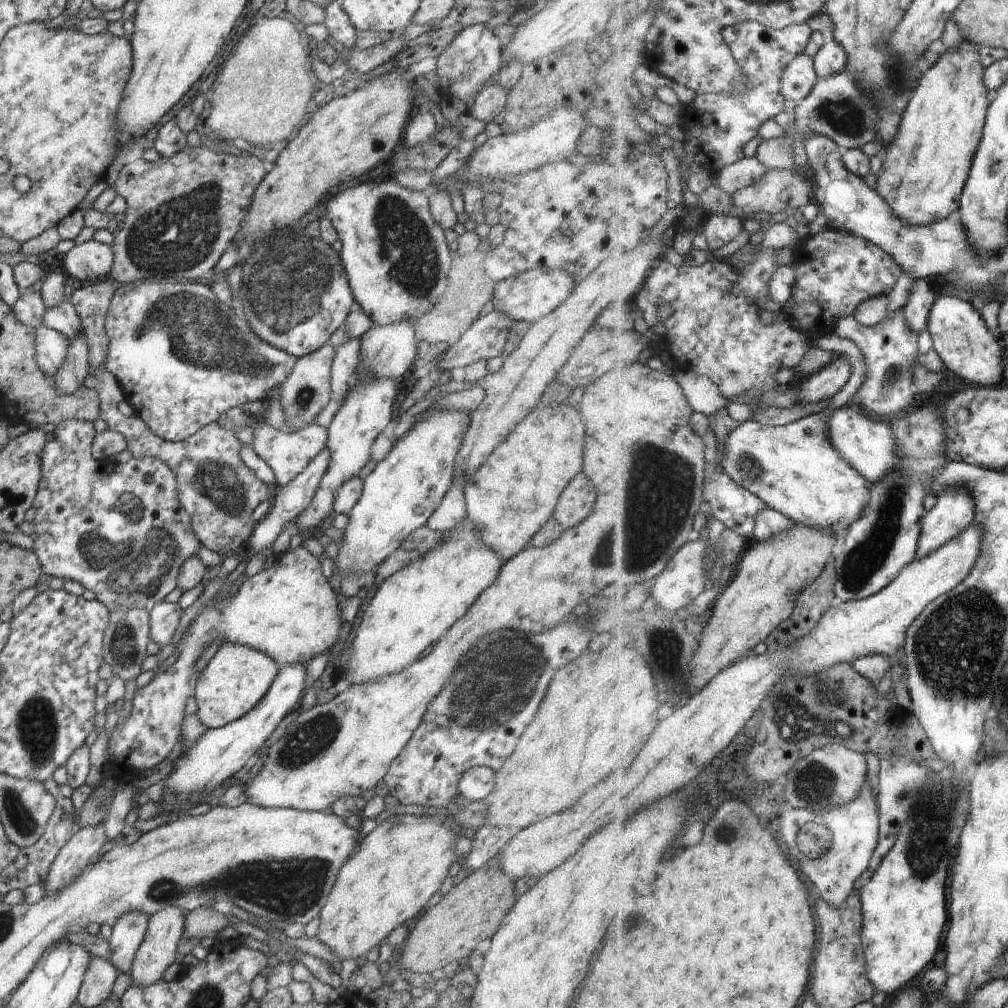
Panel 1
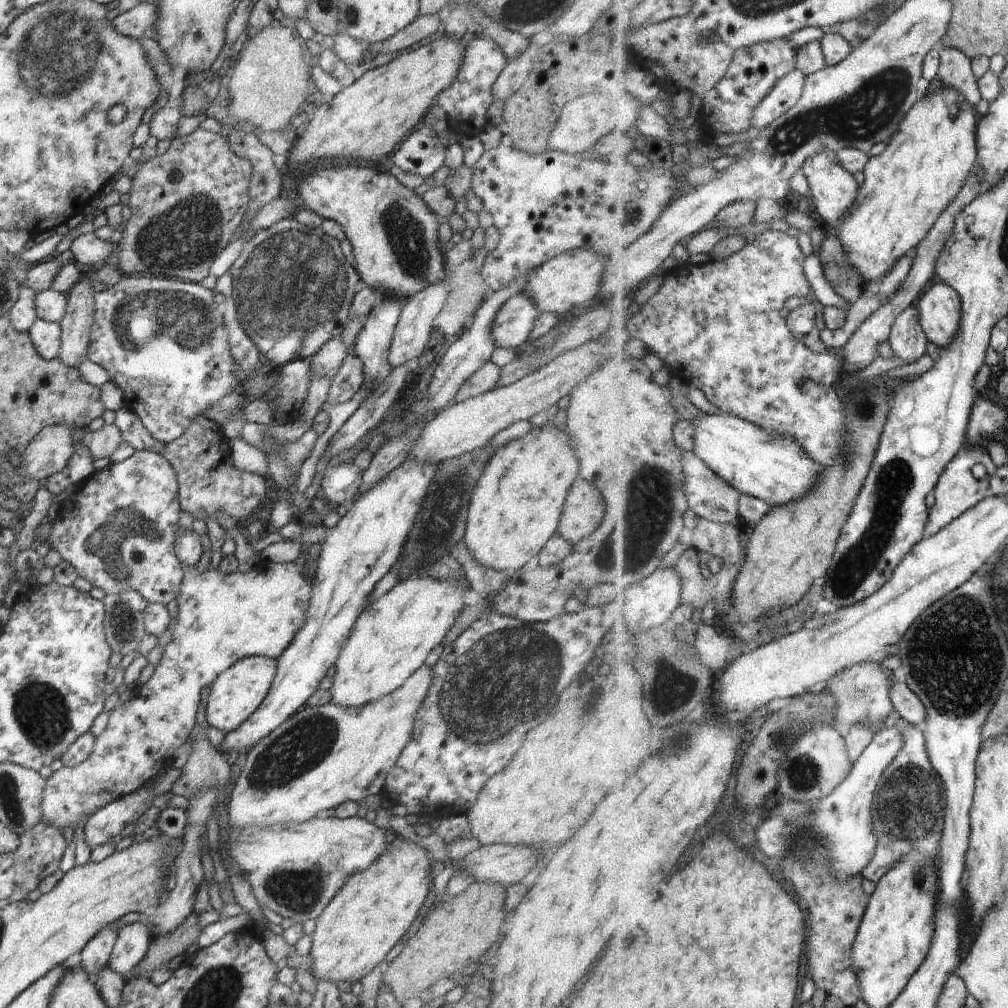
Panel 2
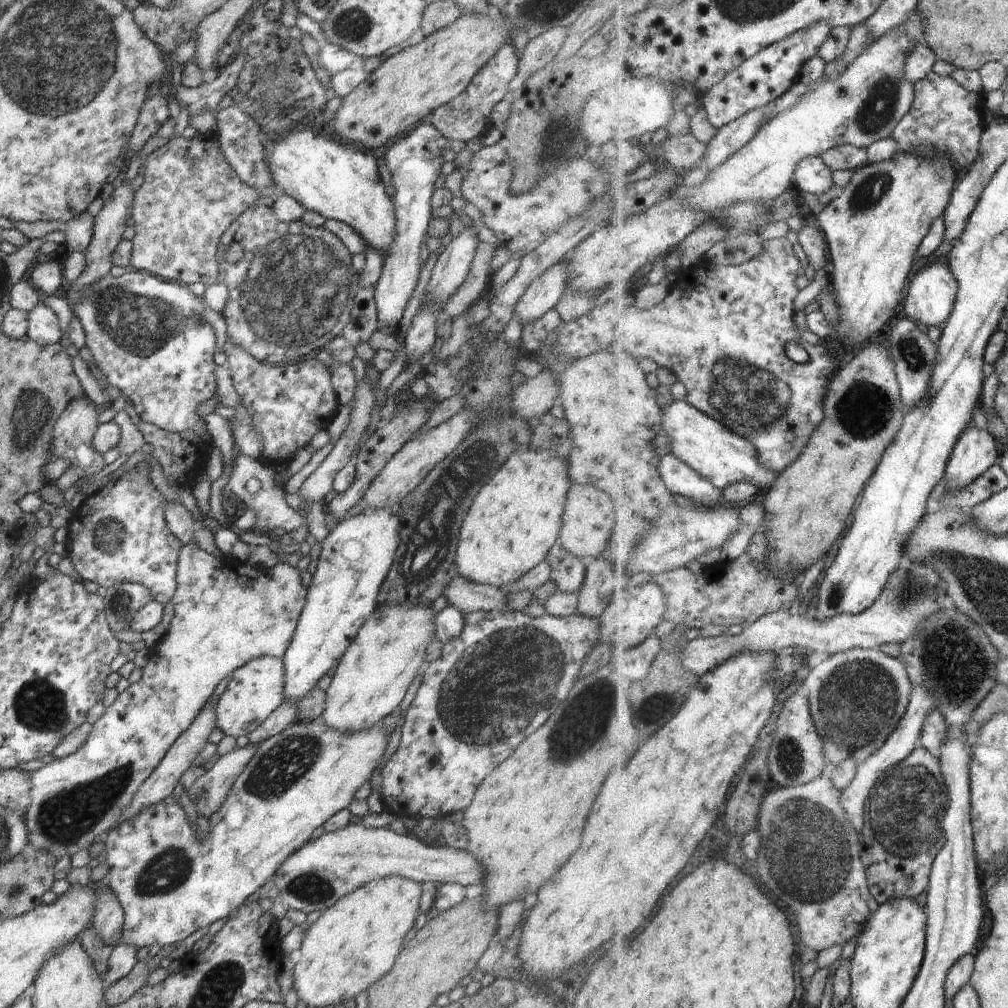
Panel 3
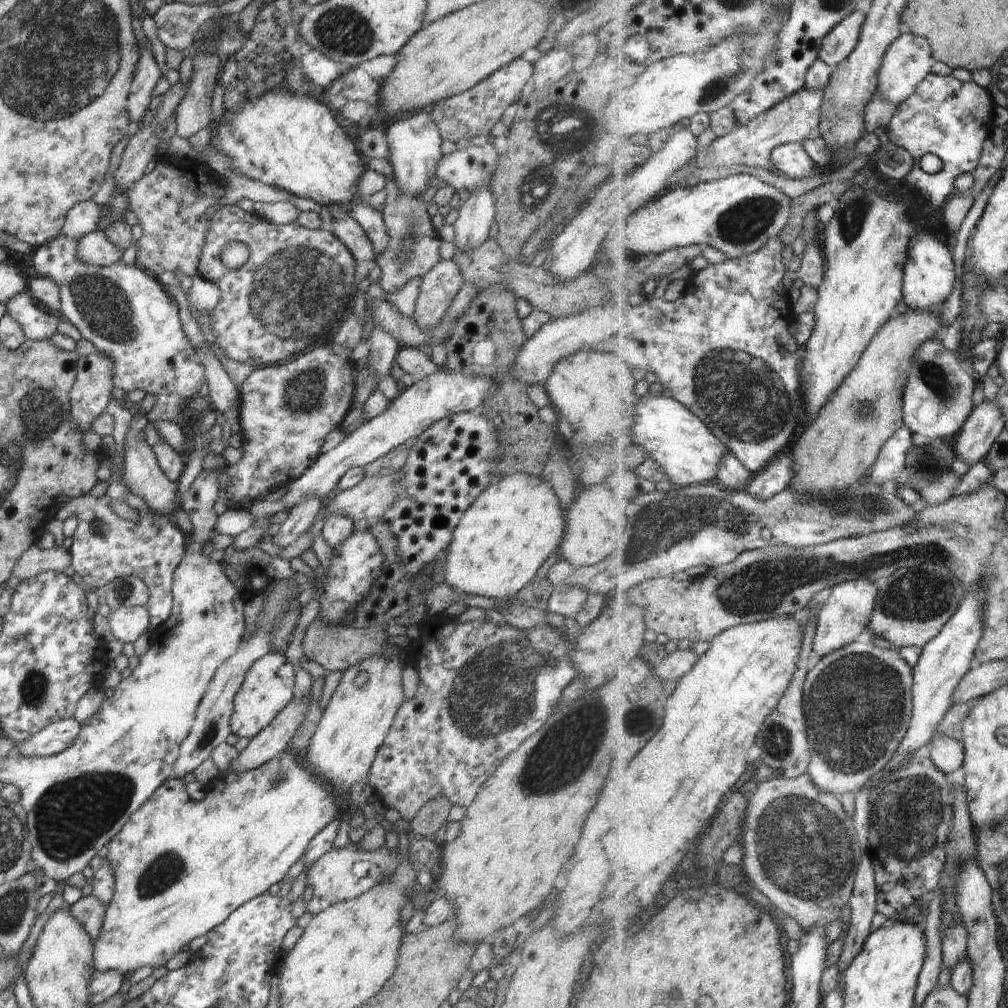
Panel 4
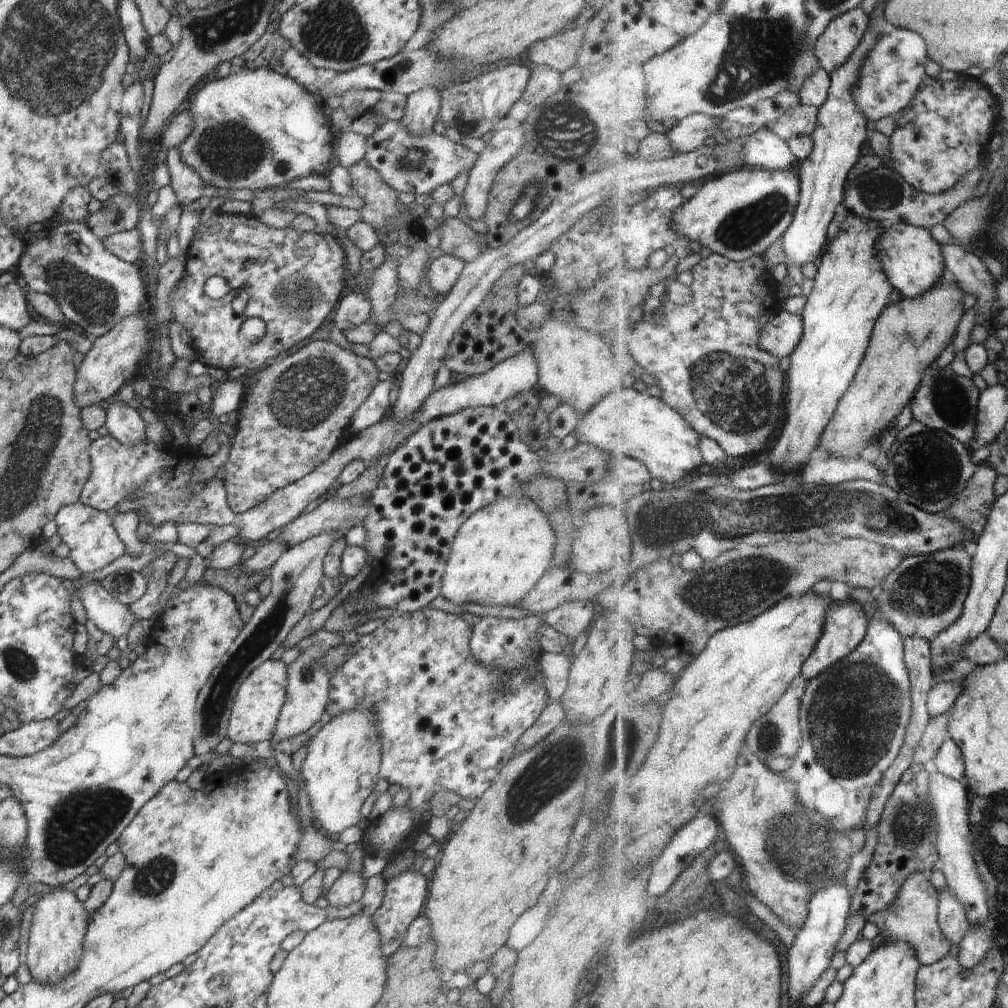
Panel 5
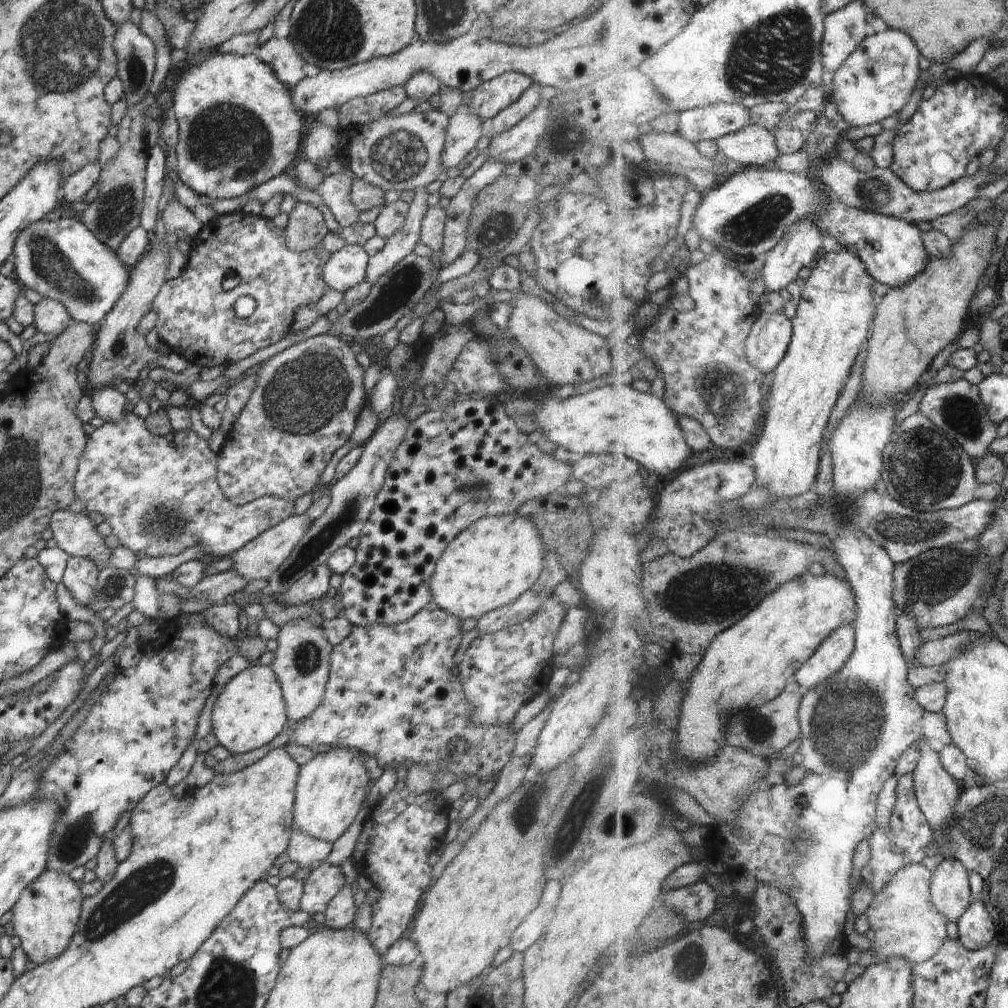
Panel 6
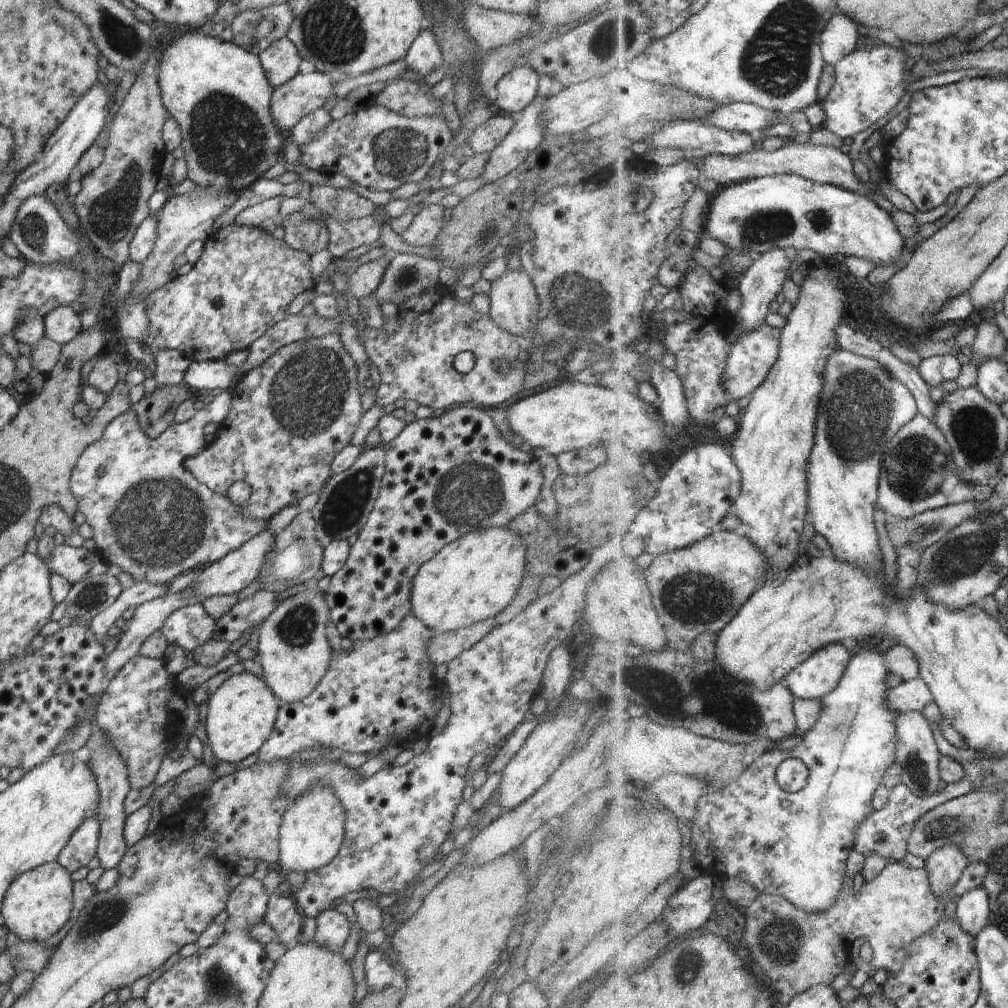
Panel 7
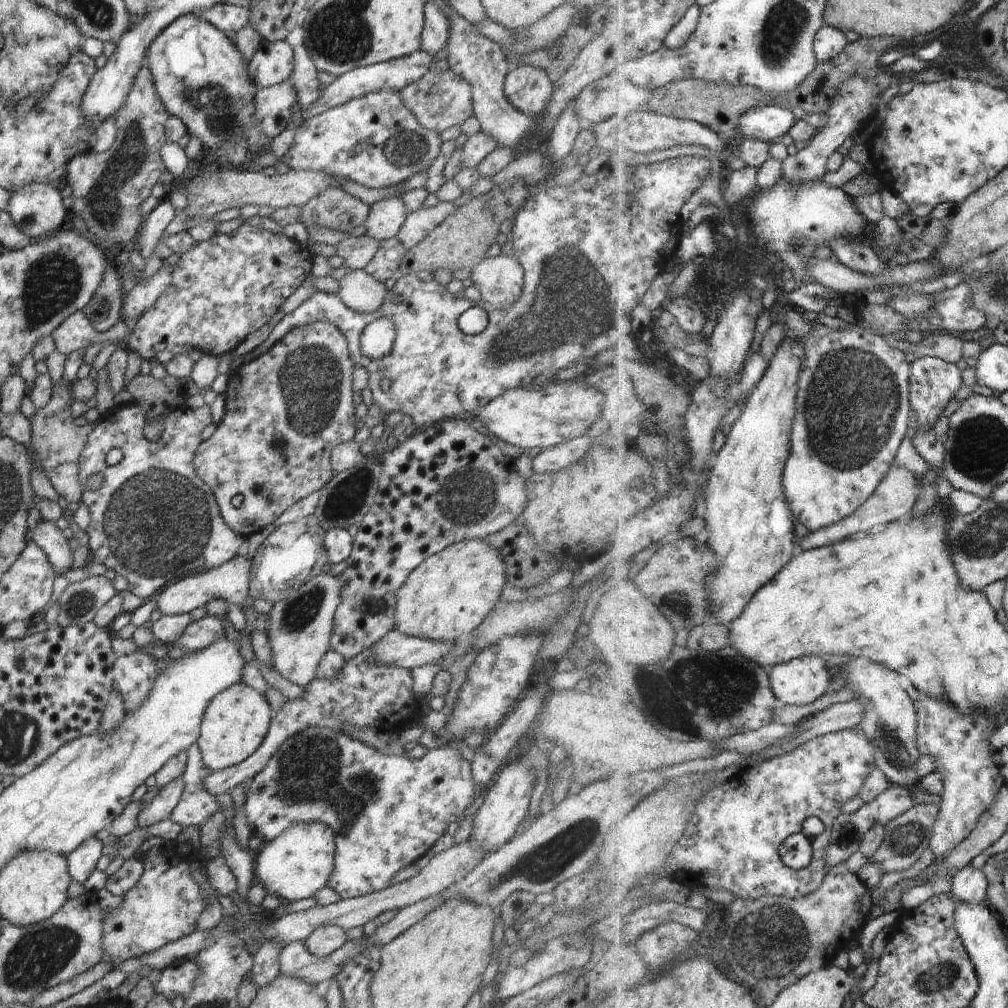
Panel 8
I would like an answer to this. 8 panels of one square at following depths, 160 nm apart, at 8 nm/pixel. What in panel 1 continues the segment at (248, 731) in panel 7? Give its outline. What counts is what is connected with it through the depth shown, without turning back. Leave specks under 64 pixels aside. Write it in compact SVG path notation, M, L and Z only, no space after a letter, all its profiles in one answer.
M236 643L220 646L197 676L193 697L200 722L207 729L215 729L248 714L270 690L279 667L267 654L252 647Z

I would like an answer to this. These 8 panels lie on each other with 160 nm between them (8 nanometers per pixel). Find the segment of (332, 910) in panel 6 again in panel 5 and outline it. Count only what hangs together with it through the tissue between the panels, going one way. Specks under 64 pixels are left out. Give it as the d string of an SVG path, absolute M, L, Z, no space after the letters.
M362 870L358 872L342 871L336 882L332 884L325 901L323 903L330 904L335 907L345 907L353 902L361 900L363 892L365 891L366 880L362 877Z

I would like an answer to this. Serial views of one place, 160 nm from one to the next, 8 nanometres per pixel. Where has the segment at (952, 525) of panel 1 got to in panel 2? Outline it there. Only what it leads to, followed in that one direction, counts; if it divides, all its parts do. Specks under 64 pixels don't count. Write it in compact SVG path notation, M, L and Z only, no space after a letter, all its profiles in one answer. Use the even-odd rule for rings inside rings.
M972 444L966 445L960 451L959 456L947 466L939 485L936 486L936 502L930 510L931 516L927 527L928 536L933 537L937 535L941 530L951 525L957 518L962 517L970 509L974 509L976 505L979 505L980 502L988 497L991 490L991 480L998 469L986 448ZM980 463L984 464L987 468L988 474L984 479L978 479L974 476L974 466Z

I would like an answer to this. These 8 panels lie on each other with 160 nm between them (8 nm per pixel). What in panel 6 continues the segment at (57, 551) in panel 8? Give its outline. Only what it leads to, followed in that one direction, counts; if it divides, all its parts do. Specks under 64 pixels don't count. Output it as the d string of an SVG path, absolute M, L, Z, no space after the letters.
M69 557L67 560L63 582L78 604L88 607L93 600L98 573L97 566L88 559Z

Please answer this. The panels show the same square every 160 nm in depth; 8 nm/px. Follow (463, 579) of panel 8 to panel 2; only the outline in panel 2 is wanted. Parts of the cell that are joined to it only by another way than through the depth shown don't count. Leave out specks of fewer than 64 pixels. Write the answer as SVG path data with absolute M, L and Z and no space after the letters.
M544 425L543 427L533 426L527 434L520 438L511 440L506 445L498 447L485 464L482 474L479 476L479 479L475 484L475 489L471 494L468 506L468 517L463 538L464 542L466 542L466 546L468 546L470 552L472 552L473 557L488 568L497 571L505 570L509 573L517 573L526 564L526 562L532 558L532 556L536 556L536 554L540 552L540 548L547 543L546 540L549 540L550 536L557 532L566 495L568 494L572 483L576 480L576 476L578 476L579 472L580 463L576 458L575 450L572 450L571 440L567 432L559 429L556 425Z

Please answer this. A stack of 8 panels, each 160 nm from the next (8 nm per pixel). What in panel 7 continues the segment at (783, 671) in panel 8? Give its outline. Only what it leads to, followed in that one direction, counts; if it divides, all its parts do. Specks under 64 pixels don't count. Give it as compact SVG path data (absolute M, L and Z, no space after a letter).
M845 644L828 646L792 670L785 683L797 700L822 700L840 687L851 666L848 649Z

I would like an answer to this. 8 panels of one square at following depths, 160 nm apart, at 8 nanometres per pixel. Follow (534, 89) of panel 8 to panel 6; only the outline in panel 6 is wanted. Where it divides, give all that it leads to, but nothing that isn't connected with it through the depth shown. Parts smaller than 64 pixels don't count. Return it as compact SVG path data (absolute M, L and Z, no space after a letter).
M510 71L483 82L474 90L463 93L461 104L471 107L482 121L494 118L502 109L520 98L534 81L518 71Z

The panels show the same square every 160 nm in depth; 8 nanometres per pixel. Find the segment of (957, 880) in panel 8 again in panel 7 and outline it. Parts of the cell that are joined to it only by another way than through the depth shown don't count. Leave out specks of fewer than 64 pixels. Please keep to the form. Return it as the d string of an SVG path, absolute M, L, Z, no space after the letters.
M982 885L964 894L957 904L957 918L960 924L977 937L990 925L991 898L987 888Z

